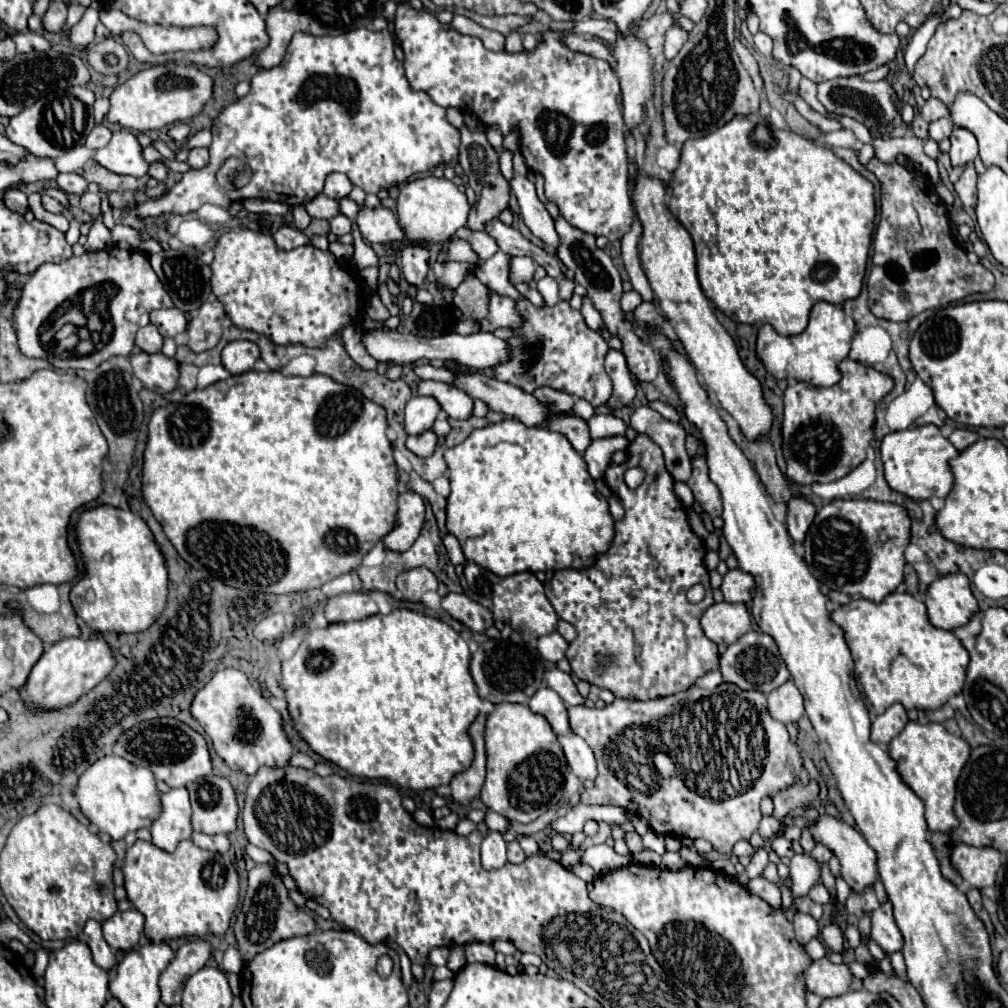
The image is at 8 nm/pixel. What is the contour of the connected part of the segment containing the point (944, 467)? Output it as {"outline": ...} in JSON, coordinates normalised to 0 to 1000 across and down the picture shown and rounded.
{"outline":[[[907,423],[895,429],[885,429],[875,437],[875,458],[877,458],[877,472],[883,484],[903,492],[905,496],[921,496],[925,492],[938,494],[946,482],[946,470],[942,466],[942,456],[948,454],[952,448],[944,442],[940,435],[935,433],[931,423]]]}

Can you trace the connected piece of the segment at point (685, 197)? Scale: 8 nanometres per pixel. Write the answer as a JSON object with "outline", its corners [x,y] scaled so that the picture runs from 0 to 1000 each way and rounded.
{"outline":[[[754,113],[730,115],[728,119],[718,123],[710,131],[706,131],[698,137],[683,139],[679,143],[675,163],[669,169],[663,206],[675,218],[675,222],[685,230],[687,238],[688,238],[690,258],[692,258],[692,278],[694,278],[698,292],[710,302],[710,306],[714,306],[728,319],[736,319],[736,321],[758,319],[758,321],[766,321],[770,325],[770,329],[776,333],[788,333],[800,325],[802,312],[810,300],[819,298],[823,302],[835,302],[843,296],[849,296],[855,288],[855,278],[857,278],[865,230],[867,230],[867,214],[869,214],[865,181],[859,179],[857,175],[853,175],[843,163],[839,163],[835,157],[831,157],[823,147],[812,145],[808,139],[800,139],[798,135],[794,135],[790,131],[772,129]]]}

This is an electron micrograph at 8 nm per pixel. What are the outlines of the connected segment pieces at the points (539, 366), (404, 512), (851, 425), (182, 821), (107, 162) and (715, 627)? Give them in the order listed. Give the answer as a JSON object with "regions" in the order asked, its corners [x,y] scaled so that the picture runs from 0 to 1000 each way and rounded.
{"regions":[[[[516,294],[512,298],[512,310],[516,312],[518,321],[508,325],[510,333],[502,337],[506,355],[490,363],[490,375],[506,379],[522,389],[544,383],[579,395],[589,405],[601,401],[607,389],[607,379],[599,369],[599,353],[605,345],[591,327],[581,323],[575,308],[565,306],[563,300],[554,300],[548,306],[534,306],[522,294]]],[[[401,488],[395,494],[395,522],[381,534],[381,544],[403,548],[415,534],[421,520],[421,494],[413,488]]],[[[843,355],[833,359],[833,369],[835,377],[823,385],[790,379],[778,389],[776,448],[782,462],[780,470],[792,480],[827,478],[853,462],[867,435],[869,399],[887,385],[885,373]]],[[[171,782],[161,788],[161,808],[149,821],[151,835],[163,845],[173,845],[175,839],[190,827],[188,812],[190,802],[185,782]]],[[[117,129],[111,139],[95,149],[95,161],[115,173],[143,175],[147,171],[147,161],[141,155],[141,145],[129,129]]],[[[706,599],[696,611],[698,629],[710,639],[726,639],[744,625],[744,609],[738,599]]]]}

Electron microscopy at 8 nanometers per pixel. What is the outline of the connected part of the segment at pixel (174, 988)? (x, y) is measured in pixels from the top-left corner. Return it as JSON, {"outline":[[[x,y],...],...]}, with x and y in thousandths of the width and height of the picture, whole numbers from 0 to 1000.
{"outline":[[[198,931],[188,933],[177,940],[173,952],[159,968],[159,984],[161,984],[161,994],[165,998],[179,996],[177,982],[181,982],[185,970],[188,970],[206,954],[208,940],[210,940],[208,935]]]}

